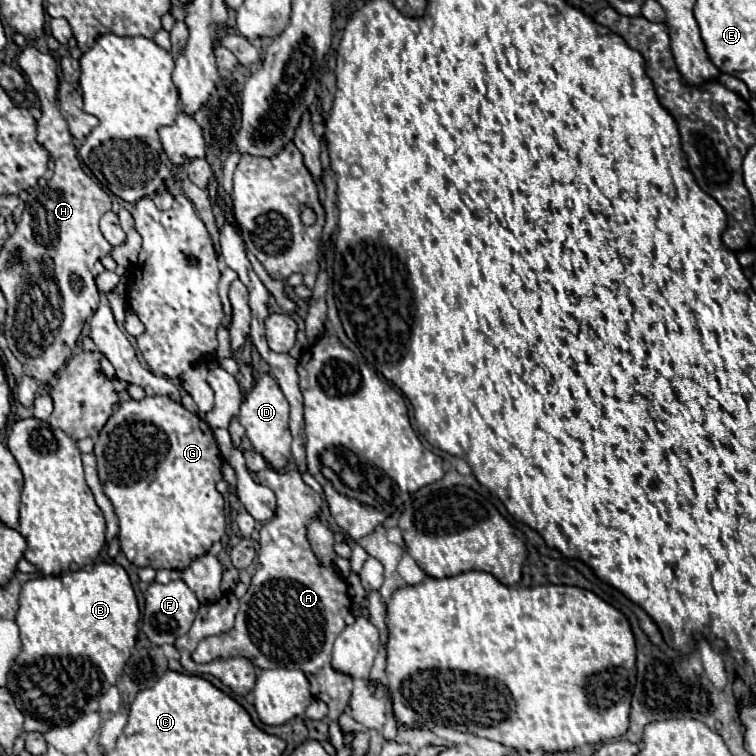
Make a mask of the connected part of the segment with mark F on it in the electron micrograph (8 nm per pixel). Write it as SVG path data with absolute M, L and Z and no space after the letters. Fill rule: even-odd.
M182 579L170 581L166 585L152 583L146 591L146 609L144 609L144 617L142 617L142 631L156 645L174 643L180 635L188 633L198 607L200 607L200 603L198 603L194 591L188 589L188 585Z

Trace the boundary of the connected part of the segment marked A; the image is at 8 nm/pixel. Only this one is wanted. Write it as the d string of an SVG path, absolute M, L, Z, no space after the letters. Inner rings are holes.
M264 469L258 473L262 485L270 487L278 499L276 515L260 529L258 567L248 593L240 599L236 625L230 633L206 637L194 651L196 663L216 657L244 653L260 669L300 669L306 673L312 695L328 705L328 719L336 721L346 711L354 679L332 667L332 643L344 631L344 615L350 613L346 581L336 573L336 563L322 563L306 539L306 525L320 513L322 497L304 483L298 471L278 473Z

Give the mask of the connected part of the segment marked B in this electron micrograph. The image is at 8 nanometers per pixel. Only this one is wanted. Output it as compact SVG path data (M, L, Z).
M100 561L78 571L46 575L24 583L16 623L20 627L22 651L8 675L8 691L24 713L24 729L46 733L52 727L72 723L80 713L98 711L100 695L116 683L138 635L138 603L128 573L116 561Z

